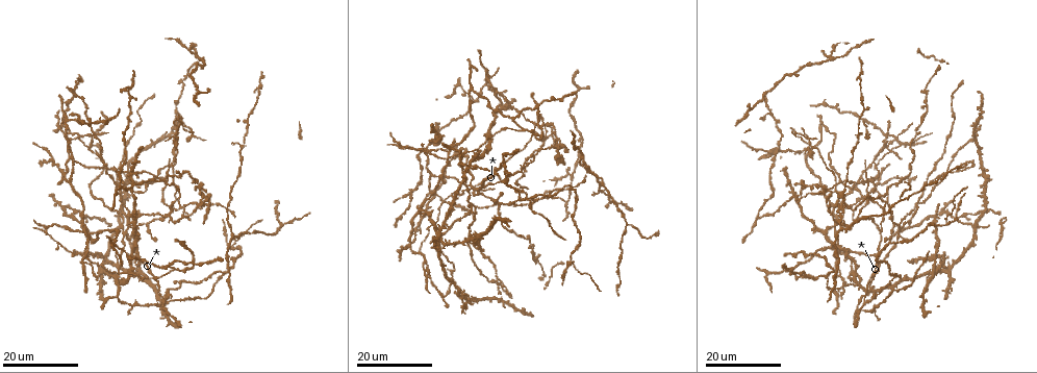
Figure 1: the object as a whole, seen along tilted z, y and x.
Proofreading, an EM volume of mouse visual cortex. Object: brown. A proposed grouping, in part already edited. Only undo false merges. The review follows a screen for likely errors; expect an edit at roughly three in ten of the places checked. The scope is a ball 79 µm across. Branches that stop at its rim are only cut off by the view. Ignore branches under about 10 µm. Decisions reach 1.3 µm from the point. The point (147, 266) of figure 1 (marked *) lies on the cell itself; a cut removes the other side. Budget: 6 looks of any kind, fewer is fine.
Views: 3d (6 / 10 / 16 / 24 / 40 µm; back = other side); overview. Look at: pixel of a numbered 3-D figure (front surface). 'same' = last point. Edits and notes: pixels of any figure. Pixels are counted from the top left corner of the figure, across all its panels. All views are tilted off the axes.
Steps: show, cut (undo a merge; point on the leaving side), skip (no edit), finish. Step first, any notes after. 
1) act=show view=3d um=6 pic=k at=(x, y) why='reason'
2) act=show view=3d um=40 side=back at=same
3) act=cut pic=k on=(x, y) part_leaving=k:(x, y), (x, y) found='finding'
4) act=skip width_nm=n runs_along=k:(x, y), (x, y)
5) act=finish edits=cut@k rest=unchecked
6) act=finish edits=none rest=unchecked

act=show view=3d um=16 pic=1 at=(86, 255) why='four or more arms meet'

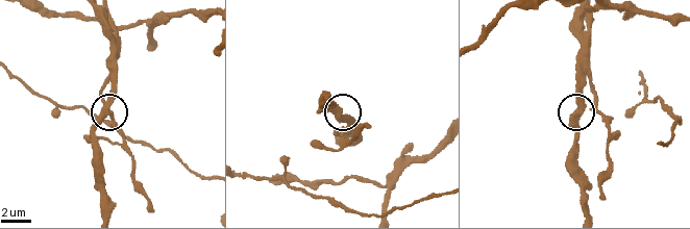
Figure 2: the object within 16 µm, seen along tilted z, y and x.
act=show view=3d um=6 pic=2 at=(582, 106)

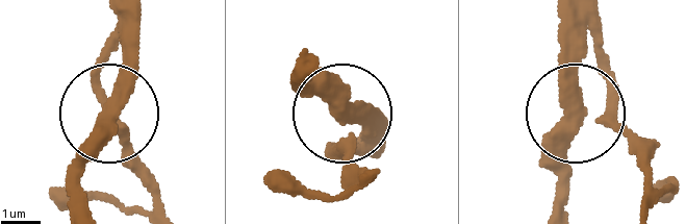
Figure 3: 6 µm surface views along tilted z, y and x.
act=skip arms=4 runs_along=3:(587, 15), (579, 105), (641, 156) found='one cell here'

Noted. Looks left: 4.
act=show view=3d um=16 pic=1 at=(237, 176) why='calibre changes'

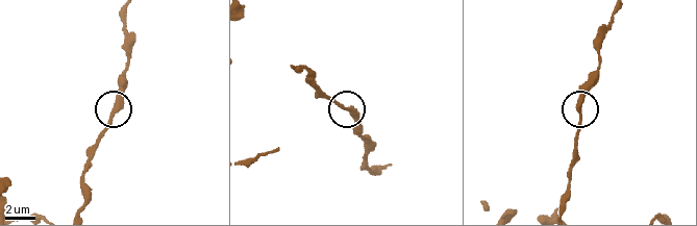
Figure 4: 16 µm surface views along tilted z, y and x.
act=show view=3d um=10 pic=4 at=(349, 109)

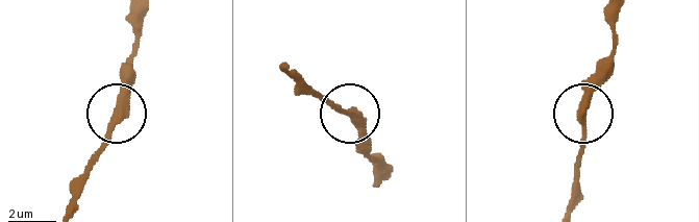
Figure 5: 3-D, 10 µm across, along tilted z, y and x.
act=skip found='all the same cell'

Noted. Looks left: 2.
act=finish edits=none rest=unchecked

